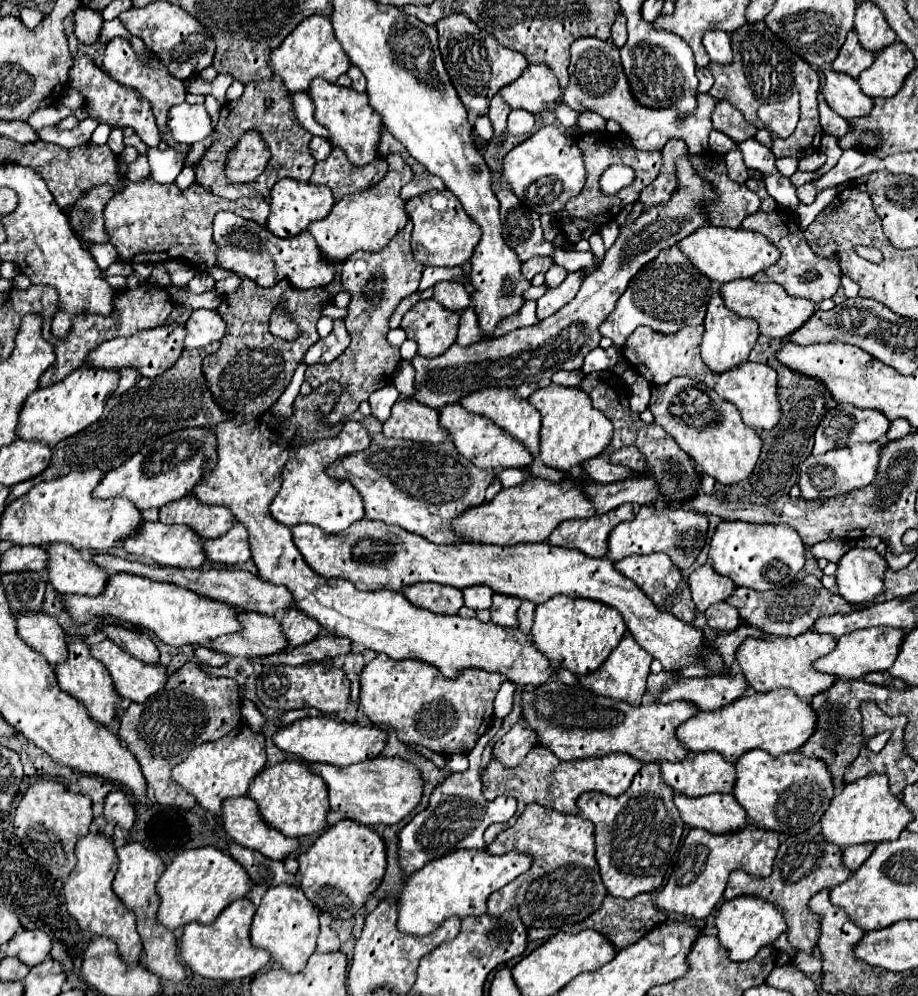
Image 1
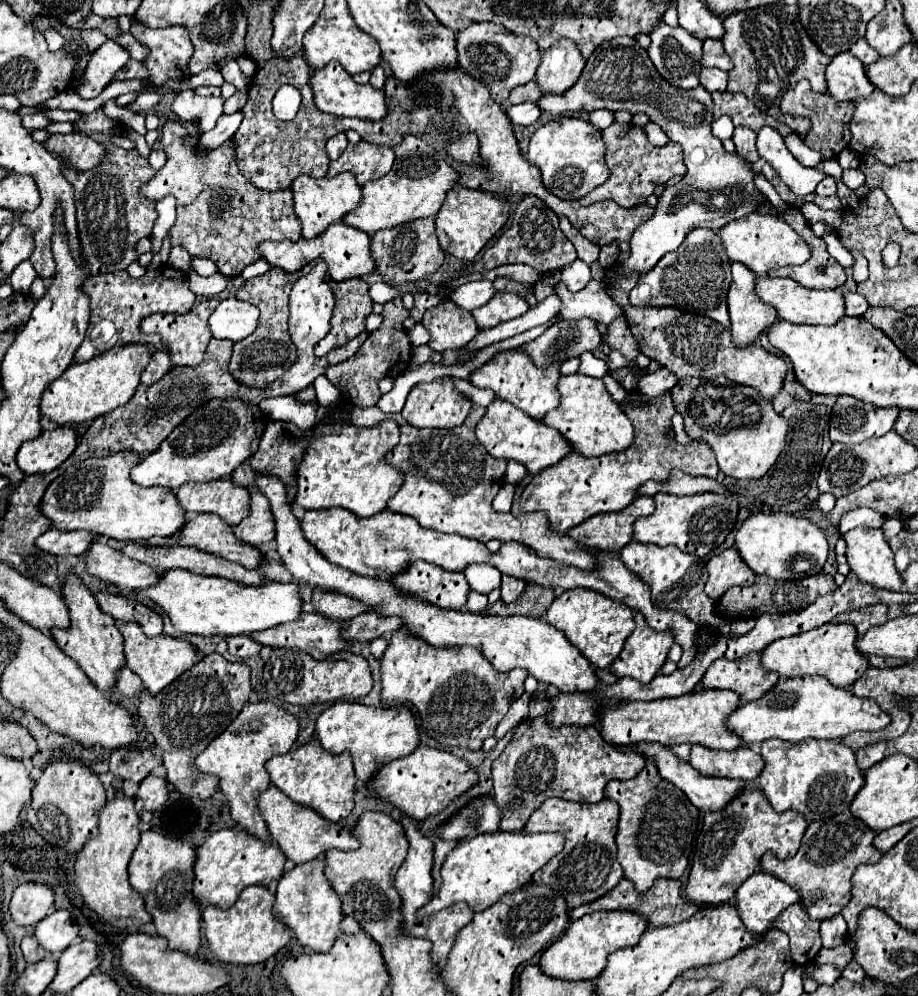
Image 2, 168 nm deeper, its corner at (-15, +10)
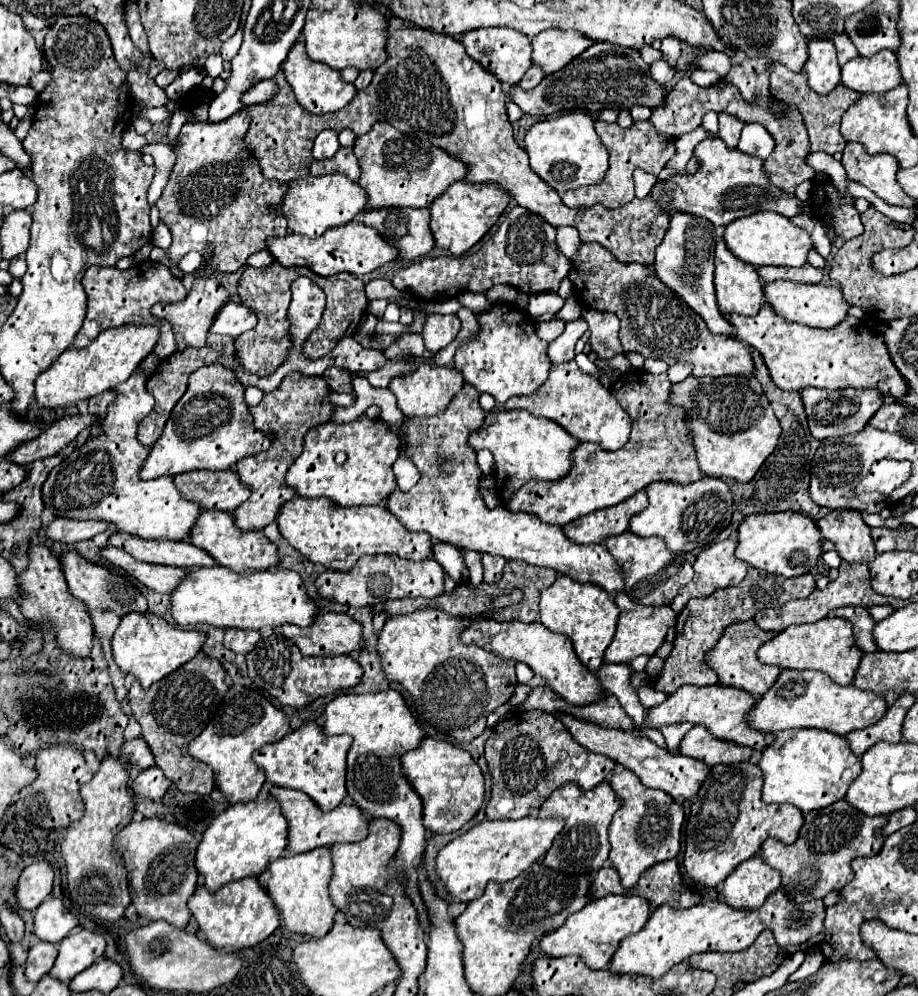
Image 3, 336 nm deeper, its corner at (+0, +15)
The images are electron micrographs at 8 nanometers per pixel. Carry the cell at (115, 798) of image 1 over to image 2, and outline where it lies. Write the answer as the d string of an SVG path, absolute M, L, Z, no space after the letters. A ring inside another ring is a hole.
M148 775L142 783L140 783L140 789L136 793L136 799L142 801L142 807L146 811L156 811L160 809L166 801L168 801L168 791L166 791L166 777L154 777L154 775Z

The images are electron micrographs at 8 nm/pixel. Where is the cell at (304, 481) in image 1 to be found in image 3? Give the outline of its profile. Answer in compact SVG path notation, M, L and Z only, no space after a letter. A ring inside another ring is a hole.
M361 416L349 424L319 424L305 434L303 452L287 472L287 486L291 486L297 496L325 496L345 508L381 504L381 500L385 500L389 492L397 488L391 470L391 448L395 464L399 458L399 438L389 432L389 426L381 418L371 420L367 416ZM339 452L345 454L343 464L337 462Z

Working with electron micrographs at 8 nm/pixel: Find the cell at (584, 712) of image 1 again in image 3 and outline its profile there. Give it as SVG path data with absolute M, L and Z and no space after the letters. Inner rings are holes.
M681 686L677 692L673 692L663 704L645 710L645 722L643 728L657 728L661 730L663 726L669 724L681 724L681 722L691 722L691 724L701 724L705 726L715 738L725 740L725 742L735 742L741 746L749 746L757 752L765 744L773 742L773 734L761 734L757 730L747 728L747 712L755 704L755 698L743 690L731 688L731 686Z

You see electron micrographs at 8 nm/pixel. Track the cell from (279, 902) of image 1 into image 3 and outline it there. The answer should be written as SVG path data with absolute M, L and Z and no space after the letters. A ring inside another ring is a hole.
M329 846L309 850L297 856L277 858L275 862L269 864L269 872L271 872L271 878L267 884L267 894L271 896L277 910L281 912L285 928L293 934L303 934L309 938L325 936L331 930L333 916L337 912L327 892L327 884L333 872Z

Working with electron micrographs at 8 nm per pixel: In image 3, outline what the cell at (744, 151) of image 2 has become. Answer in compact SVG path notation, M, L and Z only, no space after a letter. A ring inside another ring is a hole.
M719 114L719 132L717 136L727 144L727 148L735 150L737 144L739 144L739 134L743 130L743 122L739 118L733 118L729 114Z

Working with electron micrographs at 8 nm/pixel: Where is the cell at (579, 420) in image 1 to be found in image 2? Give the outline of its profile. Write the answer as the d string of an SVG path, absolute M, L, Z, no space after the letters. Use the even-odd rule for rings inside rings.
M562 375L558 383L558 391L562 395L562 403L552 413L544 415L544 423L548 427L556 427L564 437L568 437L574 451L586 457L596 457L604 453L624 451L634 441L634 425L624 415L620 405L610 397L602 379L594 379L588 375Z

